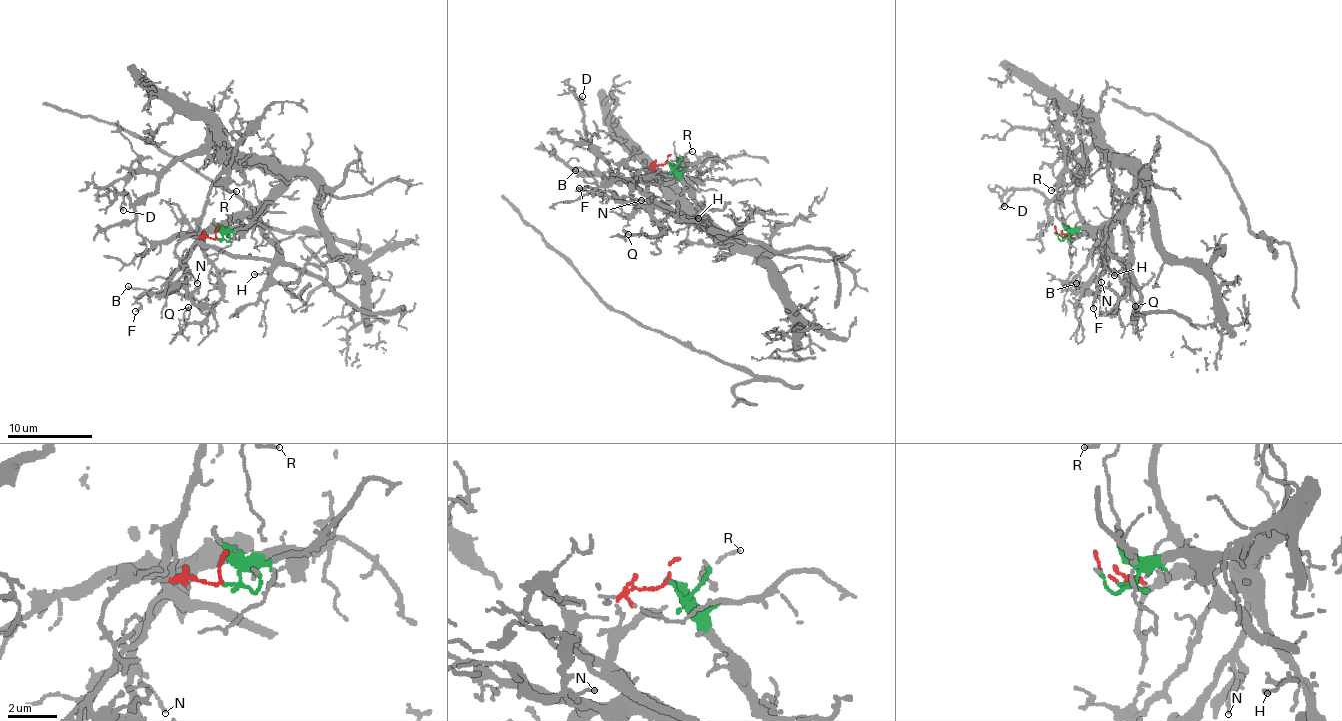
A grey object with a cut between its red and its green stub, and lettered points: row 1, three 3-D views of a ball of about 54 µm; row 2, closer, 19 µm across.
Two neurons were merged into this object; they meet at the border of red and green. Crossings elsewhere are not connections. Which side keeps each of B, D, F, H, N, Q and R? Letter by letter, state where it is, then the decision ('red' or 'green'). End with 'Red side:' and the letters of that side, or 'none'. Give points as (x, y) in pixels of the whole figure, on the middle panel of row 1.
B: (575, 170) | red
D: (582, 96) | green
F: (579, 188) | red
H: (698, 218) | green
N: (641, 200) | green
Q: (628, 234) | green
R: (692, 151) | red
Red side: B, F, R

